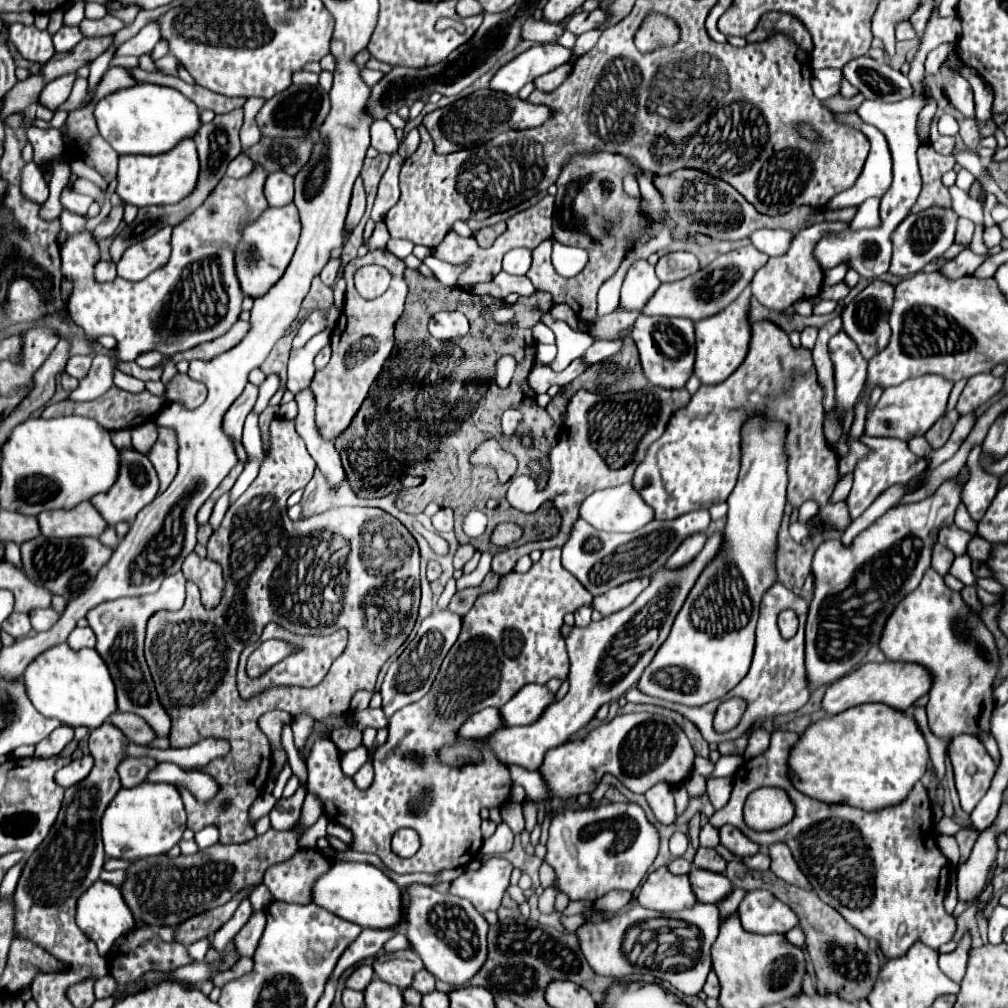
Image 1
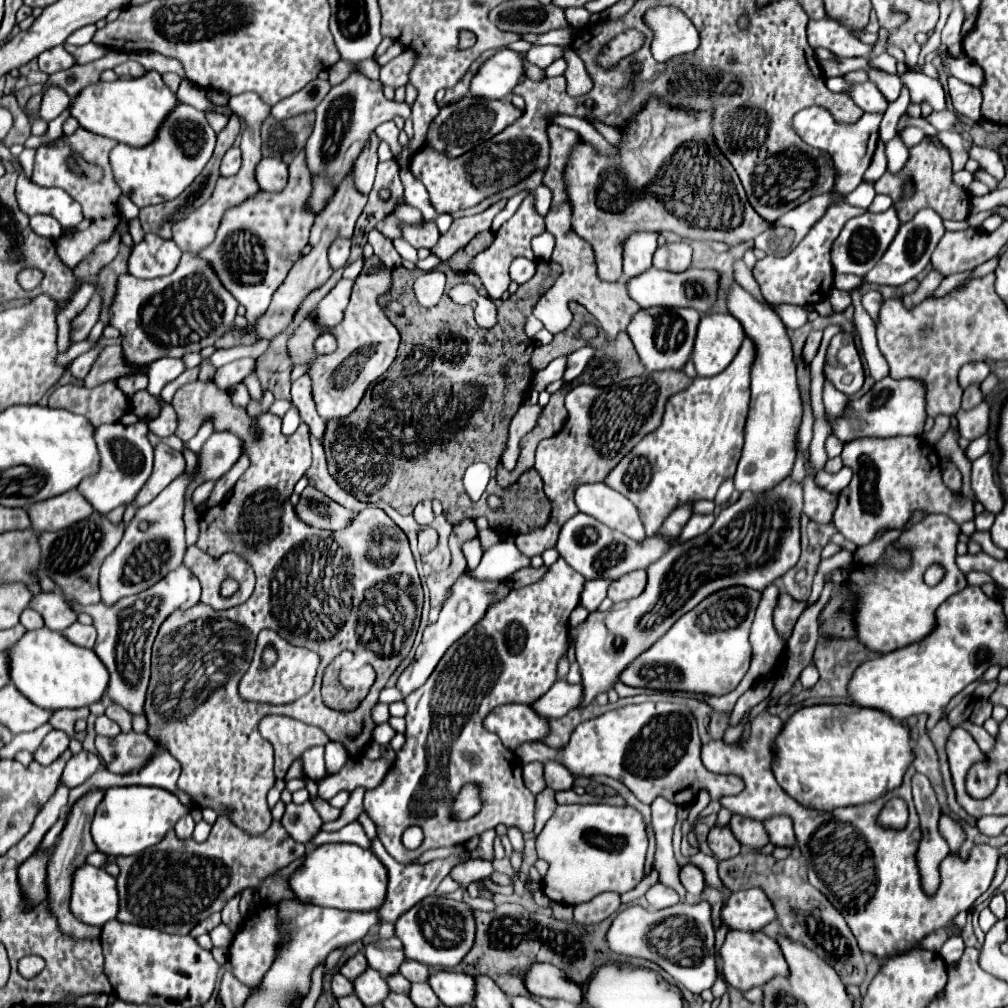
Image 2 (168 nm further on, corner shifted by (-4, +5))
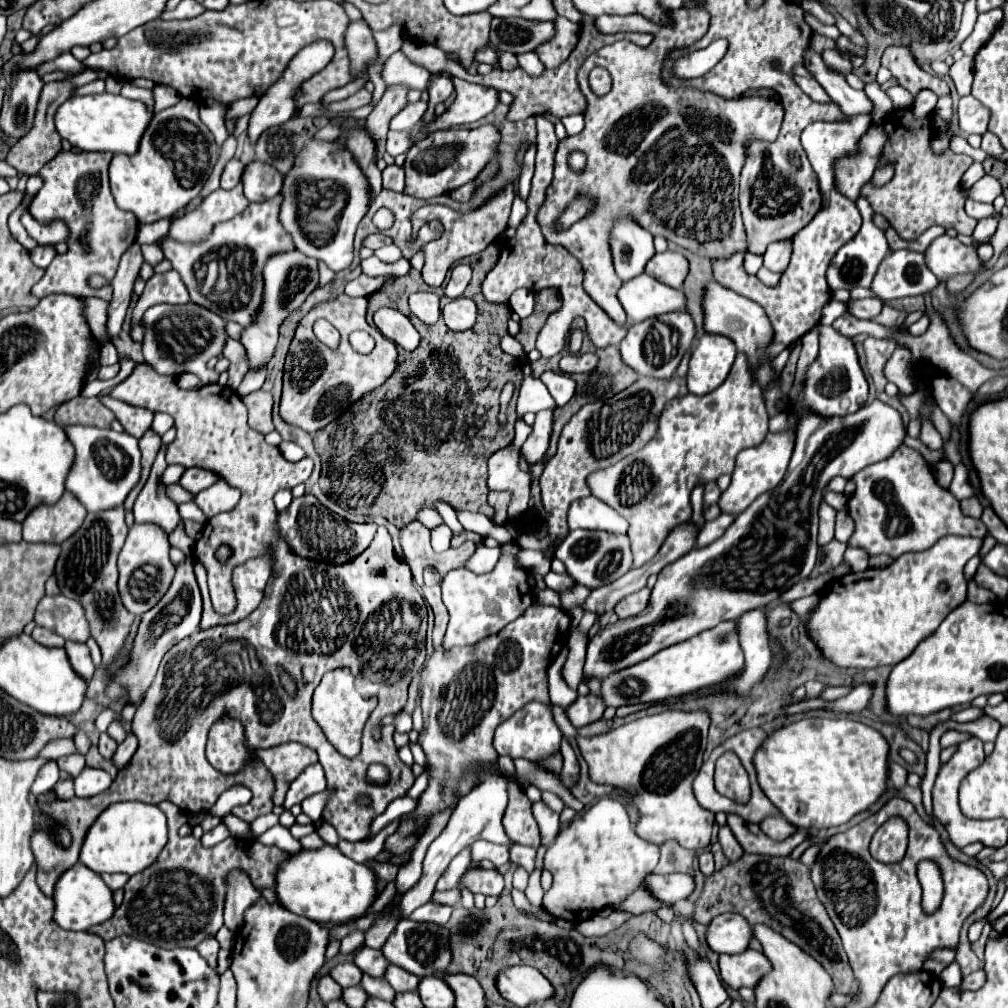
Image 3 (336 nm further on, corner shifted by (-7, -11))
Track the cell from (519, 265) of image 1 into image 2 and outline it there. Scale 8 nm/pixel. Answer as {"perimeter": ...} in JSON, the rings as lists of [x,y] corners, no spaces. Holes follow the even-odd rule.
{"perimeter":[[[516,258],[510,266],[510,278],[516,282],[516,284],[526,284],[536,272],[536,262],[528,260],[528,258]]]}

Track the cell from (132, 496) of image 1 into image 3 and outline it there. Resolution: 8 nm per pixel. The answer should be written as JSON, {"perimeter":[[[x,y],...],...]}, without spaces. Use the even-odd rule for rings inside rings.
{"perimeter":[[[87,426],[65,428],[71,444],[75,446],[75,468],[67,478],[67,490],[87,508],[87,512],[105,512],[125,502],[129,492],[141,480],[141,452],[137,438],[113,430],[99,430]]]}

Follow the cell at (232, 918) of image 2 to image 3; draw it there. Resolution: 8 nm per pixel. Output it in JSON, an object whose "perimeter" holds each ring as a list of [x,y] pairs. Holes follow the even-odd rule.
{"perimeter":[[[231,876],[231,888],[227,888],[225,904],[225,926],[231,932],[237,932],[243,926],[243,914],[251,904],[261,898],[261,892],[253,888],[247,876]]]}

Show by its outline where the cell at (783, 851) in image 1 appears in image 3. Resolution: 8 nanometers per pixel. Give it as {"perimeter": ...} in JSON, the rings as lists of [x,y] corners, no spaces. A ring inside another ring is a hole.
{"perimeter":[[[773,816],[773,818],[767,818],[767,820],[763,820],[763,824],[759,824],[761,826],[761,830],[769,836],[769,838],[773,838],[773,840],[787,840],[789,836],[793,836],[795,834],[795,826],[793,824],[789,824],[787,820],[783,820],[781,816]]]}

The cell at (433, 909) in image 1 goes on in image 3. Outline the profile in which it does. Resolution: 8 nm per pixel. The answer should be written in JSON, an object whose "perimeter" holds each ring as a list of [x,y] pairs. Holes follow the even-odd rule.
{"perimeter":[[[401,920],[381,950],[391,960],[391,964],[401,966],[403,970],[407,970],[419,978],[425,978],[431,974],[445,974],[447,972],[447,968],[453,960],[449,940],[451,940],[451,930],[445,926],[437,926],[431,922]]]}

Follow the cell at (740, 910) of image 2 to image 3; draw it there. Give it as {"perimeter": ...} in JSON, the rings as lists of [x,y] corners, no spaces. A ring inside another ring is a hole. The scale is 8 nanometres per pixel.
{"perimeter":[[[735,912],[715,916],[707,932],[707,944],[717,954],[741,954],[749,948],[751,938],[753,926],[745,916],[739,916]]]}

